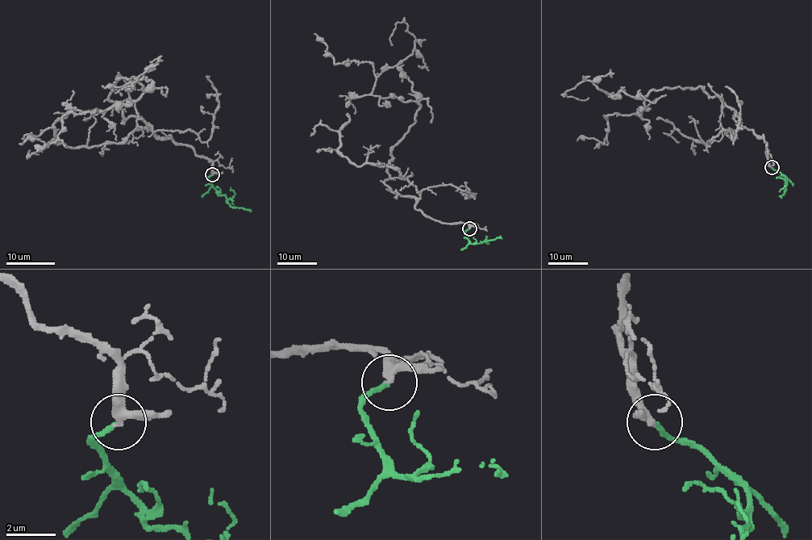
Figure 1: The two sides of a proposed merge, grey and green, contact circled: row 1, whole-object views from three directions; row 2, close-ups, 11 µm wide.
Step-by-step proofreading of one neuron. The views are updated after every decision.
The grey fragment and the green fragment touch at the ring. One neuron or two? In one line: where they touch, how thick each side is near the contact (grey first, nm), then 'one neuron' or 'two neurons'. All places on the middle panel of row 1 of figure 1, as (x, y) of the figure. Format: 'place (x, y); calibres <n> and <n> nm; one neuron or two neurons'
place (469, 228); calibres 280 and 170 nm; one neuron

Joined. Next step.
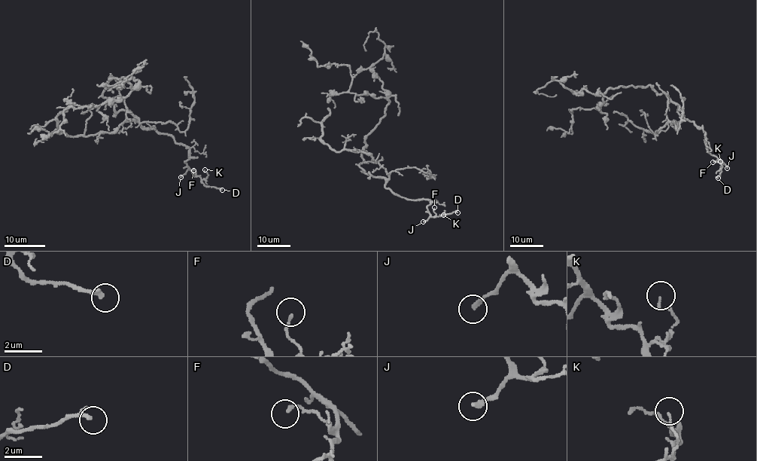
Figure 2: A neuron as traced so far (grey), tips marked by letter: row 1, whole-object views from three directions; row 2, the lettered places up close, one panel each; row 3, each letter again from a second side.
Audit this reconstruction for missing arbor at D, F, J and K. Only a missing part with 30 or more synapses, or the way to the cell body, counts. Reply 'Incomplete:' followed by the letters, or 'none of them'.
Incomplete: none of them

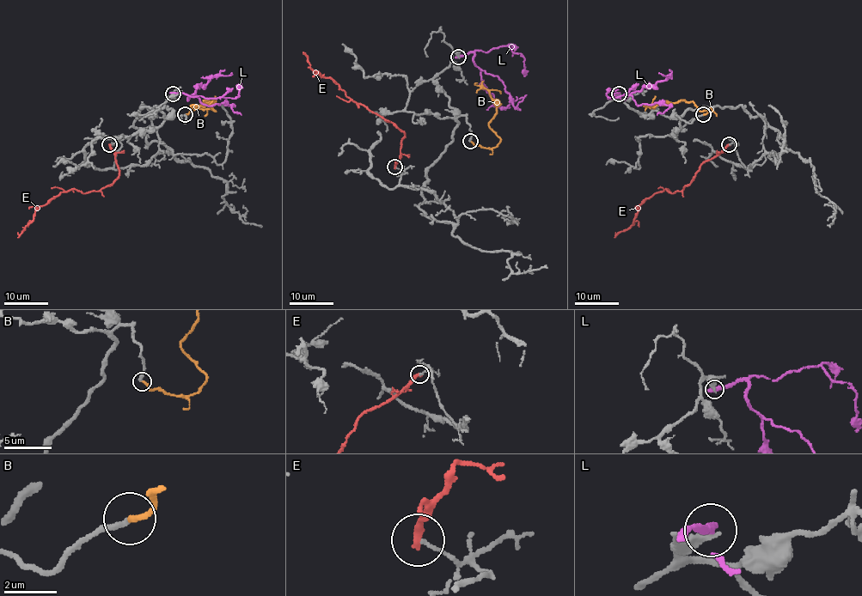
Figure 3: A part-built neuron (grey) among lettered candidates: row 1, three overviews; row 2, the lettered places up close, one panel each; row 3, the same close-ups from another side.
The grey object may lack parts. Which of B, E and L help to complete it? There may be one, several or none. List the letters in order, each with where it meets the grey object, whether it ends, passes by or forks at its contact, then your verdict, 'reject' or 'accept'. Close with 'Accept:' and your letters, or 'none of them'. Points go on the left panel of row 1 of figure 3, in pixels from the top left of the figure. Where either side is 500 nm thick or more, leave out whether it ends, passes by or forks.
B: (185, 114) | it ends | accept
E: (109, 144) | it ends | reject
L: (173, 94) | it ends | reject
Accept: B

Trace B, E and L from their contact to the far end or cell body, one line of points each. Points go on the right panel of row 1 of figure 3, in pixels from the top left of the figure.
B: (703, 114), (710, 108), (699, 111), (692, 102), (687, 100), (647, 105), (645, 111)
E: (730, 144), (704, 162), (681, 191), (670, 192), (666, 190), (648, 197), (639, 206), (633, 223), (614, 238)
L: (619, 93), (614, 94), (624, 100), (631, 95), (638, 105), (663, 103), (669, 106), (657, 115)

